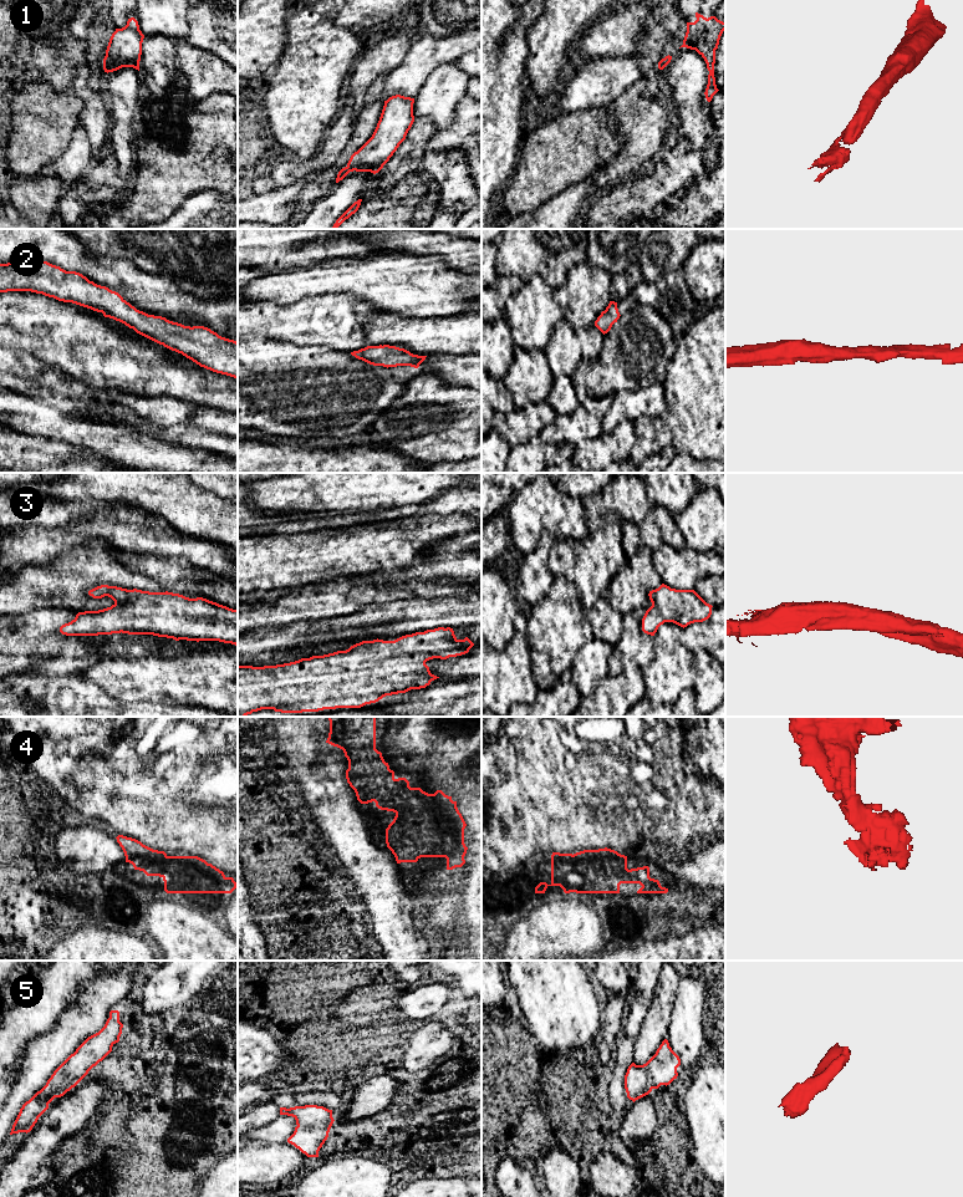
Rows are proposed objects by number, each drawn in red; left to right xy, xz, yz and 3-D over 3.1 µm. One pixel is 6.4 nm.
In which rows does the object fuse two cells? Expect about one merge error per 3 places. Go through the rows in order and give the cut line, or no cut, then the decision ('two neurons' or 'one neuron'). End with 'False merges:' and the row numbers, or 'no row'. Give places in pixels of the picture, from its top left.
1: cut none; one neuron
2: cut none; one neuron
3: cut none; one neuron
4: cut none; one neuron
5: cut none; one neuron
False merges: no row

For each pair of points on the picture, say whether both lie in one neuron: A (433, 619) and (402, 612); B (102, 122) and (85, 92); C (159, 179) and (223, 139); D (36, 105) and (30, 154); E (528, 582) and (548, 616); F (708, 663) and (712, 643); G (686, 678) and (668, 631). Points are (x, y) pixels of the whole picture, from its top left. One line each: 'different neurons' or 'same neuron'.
A: same neuron
B: same neuron
C: same neuron
D: same neuron
E: different neurons
F: different neurons
G: same neuron

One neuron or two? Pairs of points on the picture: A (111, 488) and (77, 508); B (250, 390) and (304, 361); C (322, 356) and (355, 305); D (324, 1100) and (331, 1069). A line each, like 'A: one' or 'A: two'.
A: two
B: one
C: two
D: two

